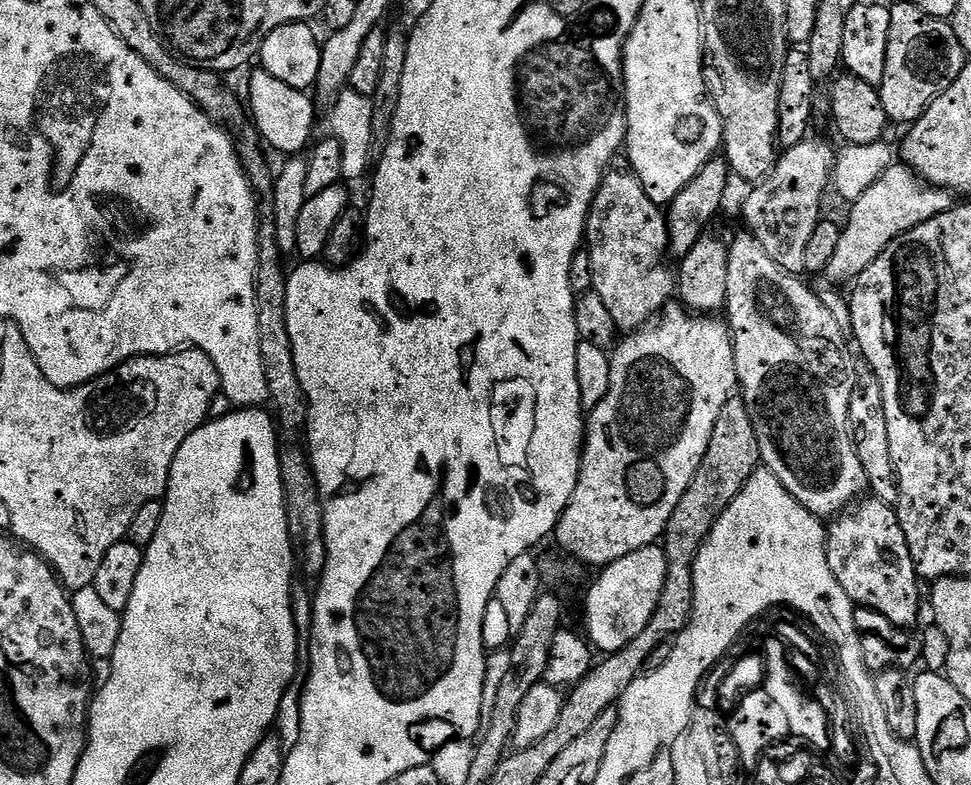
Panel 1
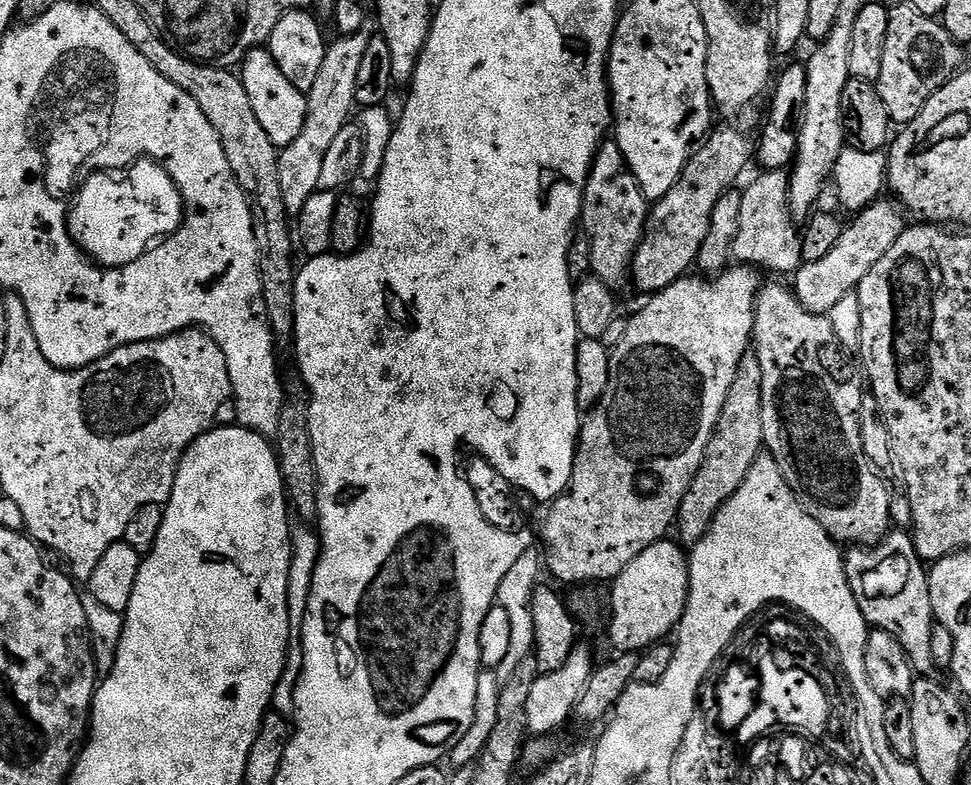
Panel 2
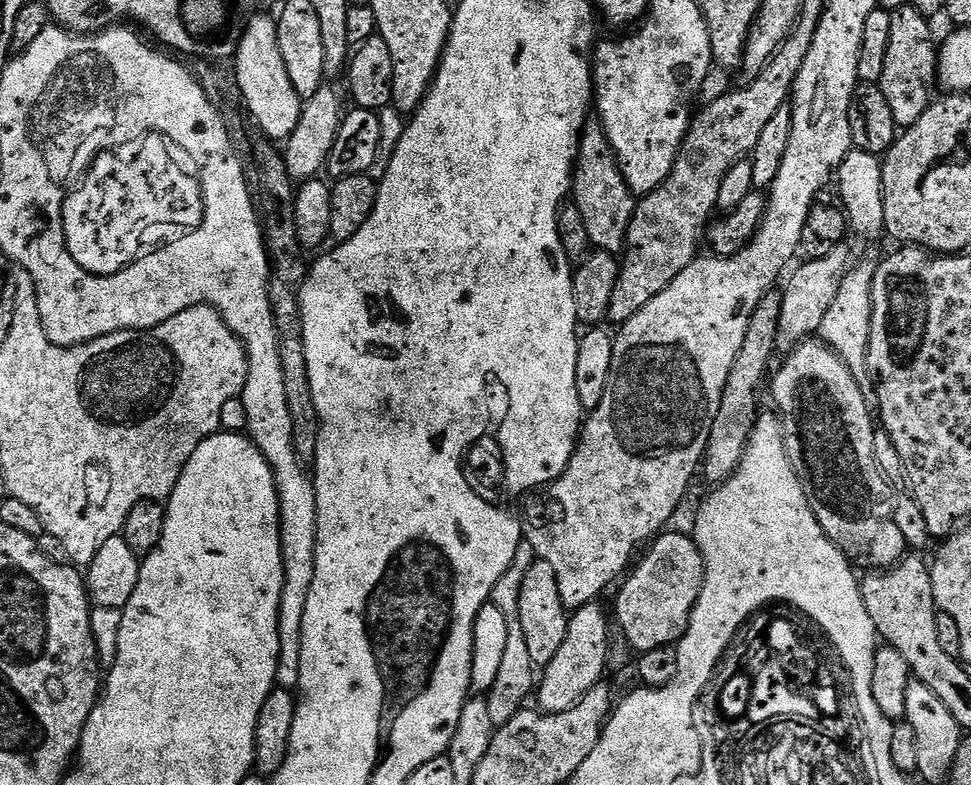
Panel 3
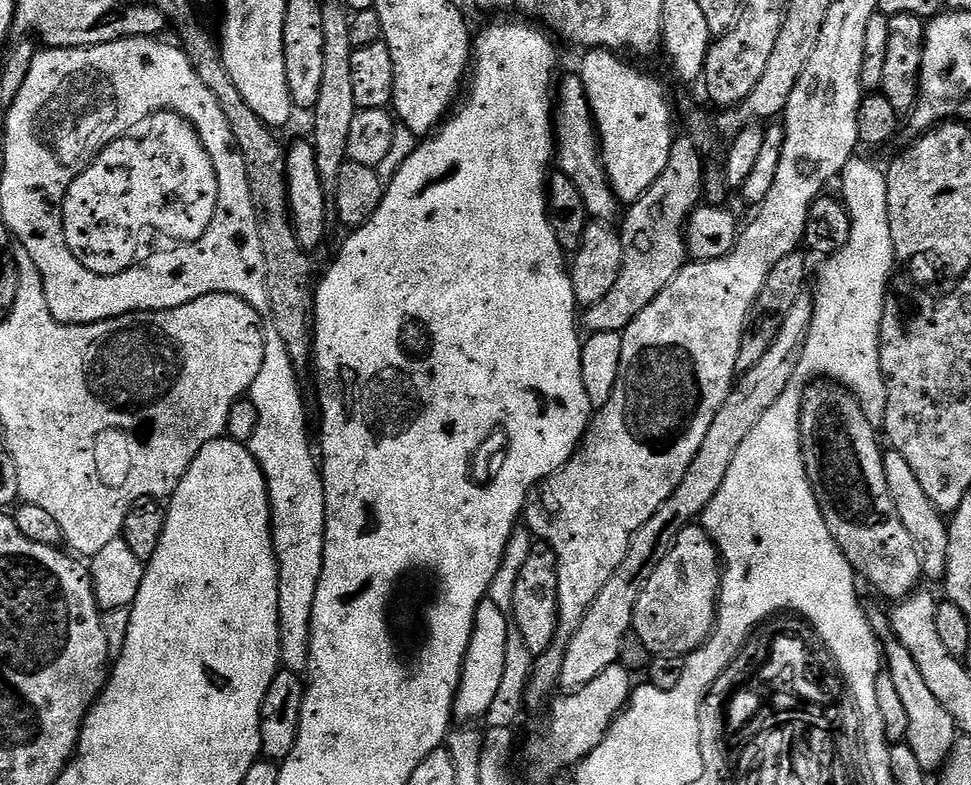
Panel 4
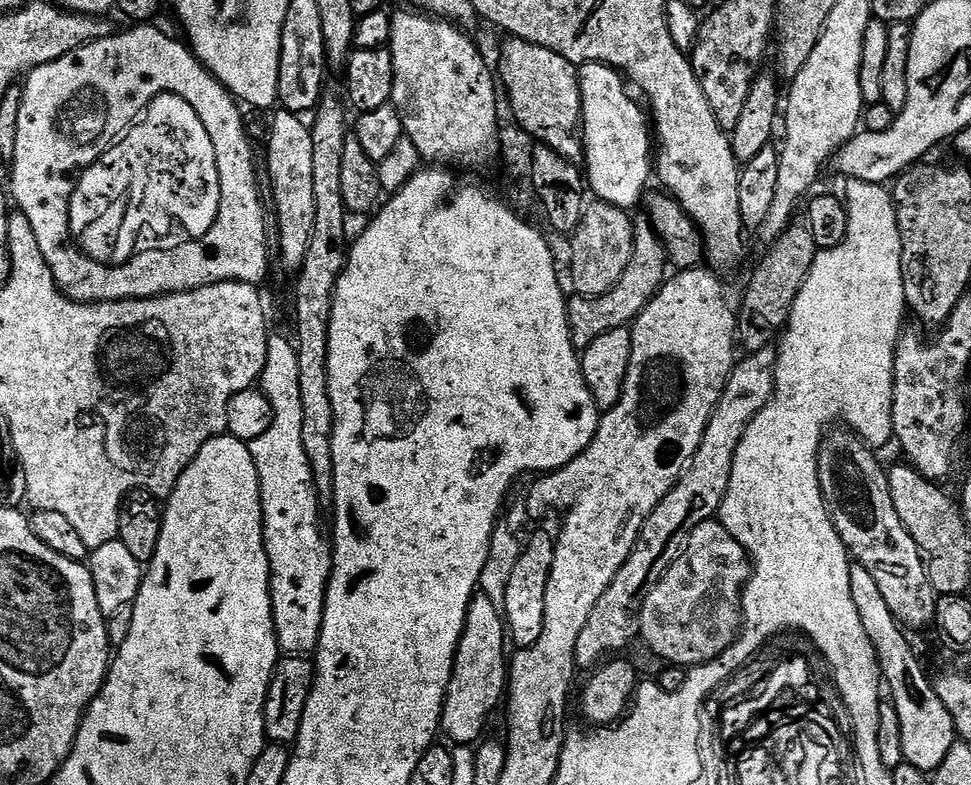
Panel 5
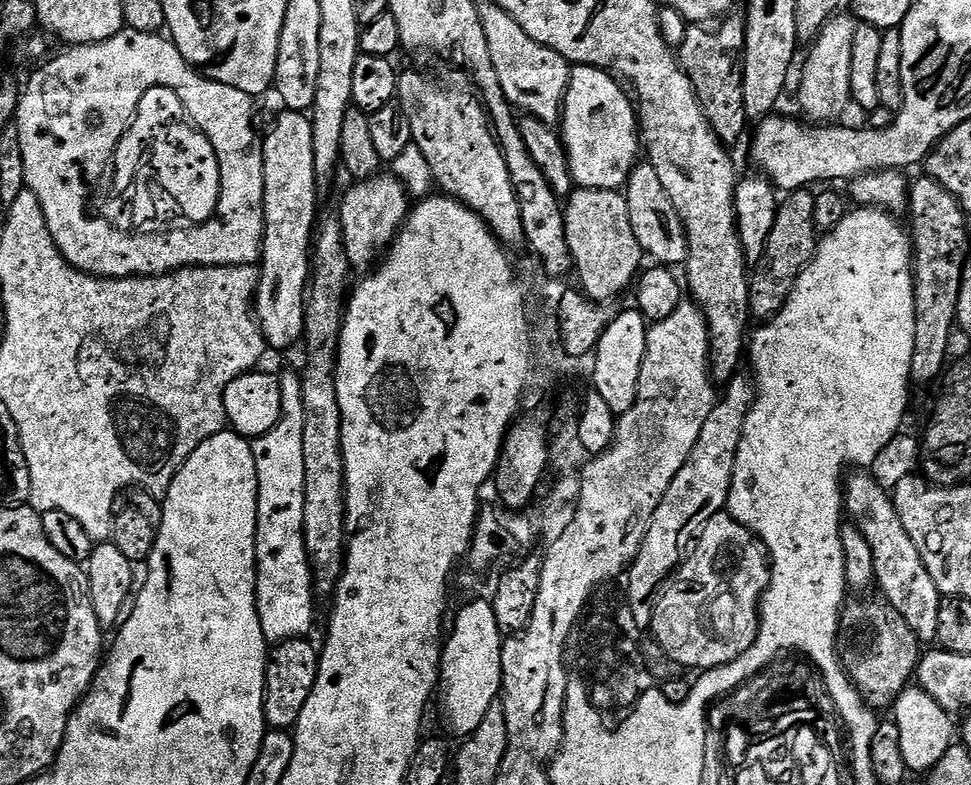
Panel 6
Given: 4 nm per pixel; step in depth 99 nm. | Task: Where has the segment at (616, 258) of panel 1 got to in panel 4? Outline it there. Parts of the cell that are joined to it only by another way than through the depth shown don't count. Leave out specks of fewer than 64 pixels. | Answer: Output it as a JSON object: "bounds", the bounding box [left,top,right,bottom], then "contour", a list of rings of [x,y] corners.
{"bounds":[554,74,622,222],"contour":[[[572,74],[559,81],[558,95],[554,100],[554,131],[556,133],[556,151],[554,164],[558,171],[582,194],[586,202],[589,217],[596,222],[616,222],[621,219],[622,205],[614,194],[608,181],[608,171],[604,165],[604,156],[600,152],[600,134],[596,130],[596,119],[592,117],[592,107],[586,94],[586,86],[579,75]]]}

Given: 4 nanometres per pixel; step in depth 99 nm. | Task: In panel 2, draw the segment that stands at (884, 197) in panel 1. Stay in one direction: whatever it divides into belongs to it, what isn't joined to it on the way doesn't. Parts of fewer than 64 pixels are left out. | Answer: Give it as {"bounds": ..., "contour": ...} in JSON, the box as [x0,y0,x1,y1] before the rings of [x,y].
{"bounds":[794,199,906,316],"contour":[[[878,199],[870,207],[863,208],[853,219],[856,221],[845,227],[842,238],[838,238],[838,246],[834,246],[834,250],[830,250],[826,258],[800,265],[794,274],[794,291],[798,302],[802,302],[806,310],[819,316],[828,316],[834,306],[842,302],[842,298],[855,293],[862,278],[866,278],[866,274],[870,274],[870,270],[874,270],[874,266],[882,262],[882,258],[886,258],[886,250],[890,250],[890,246],[898,242],[906,227],[905,213],[899,203],[887,199]]]}

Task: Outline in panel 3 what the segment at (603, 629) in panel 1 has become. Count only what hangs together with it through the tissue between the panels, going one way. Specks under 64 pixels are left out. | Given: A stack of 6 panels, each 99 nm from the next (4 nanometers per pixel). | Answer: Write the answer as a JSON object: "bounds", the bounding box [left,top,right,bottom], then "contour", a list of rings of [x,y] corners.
{"bounds":[614,530,704,654],"contour":[[[665,530],[651,541],[649,552],[639,557],[640,565],[638,560],[619,585],[614,620],[622,624],[636,654],[679,644],[690,626],[691,614],[702,590],[704,559],[695,540],[691,535],[672,531]]]}

